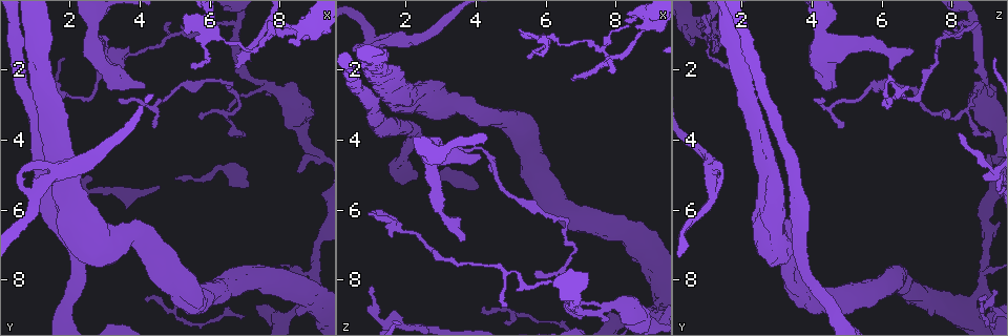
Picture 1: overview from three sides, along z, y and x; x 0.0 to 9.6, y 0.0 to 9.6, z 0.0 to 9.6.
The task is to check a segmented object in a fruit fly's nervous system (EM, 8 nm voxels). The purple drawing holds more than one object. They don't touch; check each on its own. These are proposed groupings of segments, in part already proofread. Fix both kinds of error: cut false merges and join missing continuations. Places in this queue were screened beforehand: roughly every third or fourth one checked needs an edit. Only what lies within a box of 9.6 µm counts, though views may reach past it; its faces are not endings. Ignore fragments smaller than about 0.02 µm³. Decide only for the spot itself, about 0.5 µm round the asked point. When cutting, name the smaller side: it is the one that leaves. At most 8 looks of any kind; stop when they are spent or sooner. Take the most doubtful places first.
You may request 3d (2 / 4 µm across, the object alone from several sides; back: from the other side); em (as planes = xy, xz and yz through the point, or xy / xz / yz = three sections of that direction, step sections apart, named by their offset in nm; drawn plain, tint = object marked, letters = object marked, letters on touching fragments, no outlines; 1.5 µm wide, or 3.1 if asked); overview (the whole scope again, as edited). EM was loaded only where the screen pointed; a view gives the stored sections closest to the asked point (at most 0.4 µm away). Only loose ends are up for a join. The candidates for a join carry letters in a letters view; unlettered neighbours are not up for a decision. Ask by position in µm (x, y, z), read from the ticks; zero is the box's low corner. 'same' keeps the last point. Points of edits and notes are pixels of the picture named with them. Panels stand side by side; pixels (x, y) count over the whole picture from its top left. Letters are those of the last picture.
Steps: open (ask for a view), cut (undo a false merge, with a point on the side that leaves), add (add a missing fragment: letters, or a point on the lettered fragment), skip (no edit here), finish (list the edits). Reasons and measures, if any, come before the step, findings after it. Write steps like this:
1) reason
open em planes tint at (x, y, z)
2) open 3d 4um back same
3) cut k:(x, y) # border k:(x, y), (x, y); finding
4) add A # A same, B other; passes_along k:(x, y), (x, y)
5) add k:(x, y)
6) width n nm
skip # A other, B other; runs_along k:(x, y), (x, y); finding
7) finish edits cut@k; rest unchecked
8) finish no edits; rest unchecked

an open end
open em yz step 8 letters at (3.75, 1.45, 6.75)

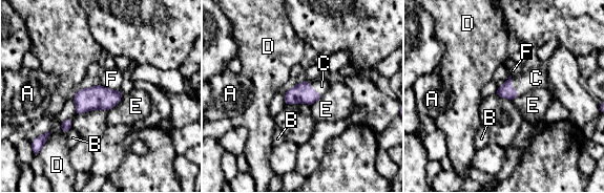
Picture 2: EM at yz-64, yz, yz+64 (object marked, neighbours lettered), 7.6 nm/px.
open em planes letters same

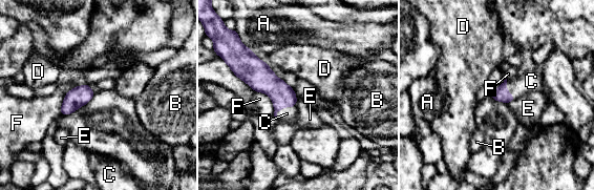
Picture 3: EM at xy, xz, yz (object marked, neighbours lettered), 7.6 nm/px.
add C # A other, B other, C same, D other, E other, F other; passes_along 3:(264, 80), (283, 106), (287, 113); the neuron continues

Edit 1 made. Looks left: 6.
sharp bend
open 3d 2um at (8.00, 0.95, 1.60)

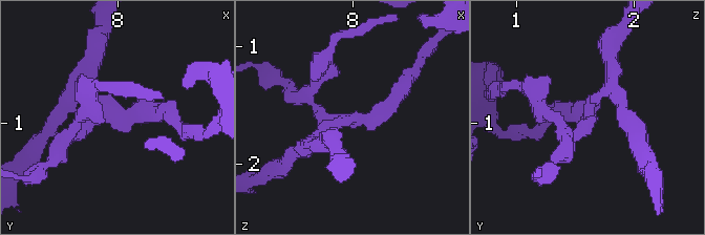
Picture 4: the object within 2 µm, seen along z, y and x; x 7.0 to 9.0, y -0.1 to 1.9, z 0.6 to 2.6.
now the EM
open em planes letters at (7.98, 0.94, 1.62)

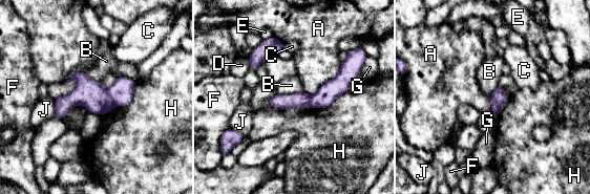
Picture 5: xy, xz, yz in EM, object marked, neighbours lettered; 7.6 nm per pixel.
longest_contact H 380 nm
cut 5:(88, 92) # A other, B other, C other, D other, E other, F other, G other, H other, J other; border 5:(106, 90), (114, 105); two neurons meet here

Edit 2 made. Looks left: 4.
thin end
open em xy step 8 tint at (1.05, 3.80, 8.15)

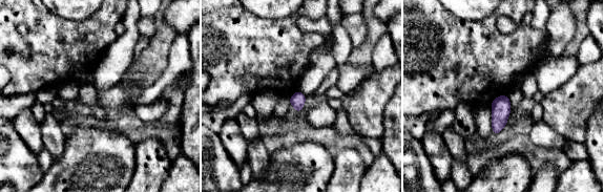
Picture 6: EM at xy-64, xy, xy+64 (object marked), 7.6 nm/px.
cut it another way
open em xz step 8 tint same

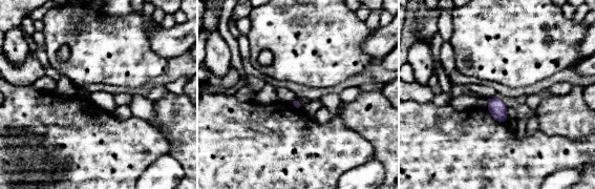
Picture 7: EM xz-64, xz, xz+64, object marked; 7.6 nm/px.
see the neighbours
open em xz step 8 letters same

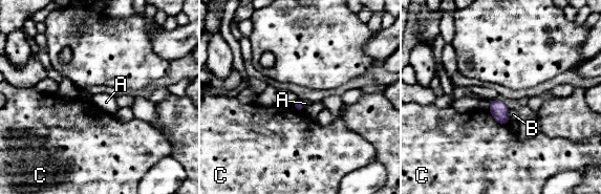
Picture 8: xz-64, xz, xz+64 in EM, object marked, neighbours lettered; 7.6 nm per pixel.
skip # A other, B other, C other; border 8:(298, 100), (304, 108); none of them fits

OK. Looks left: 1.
finish edits add@3, cut@5; rest unchecked

